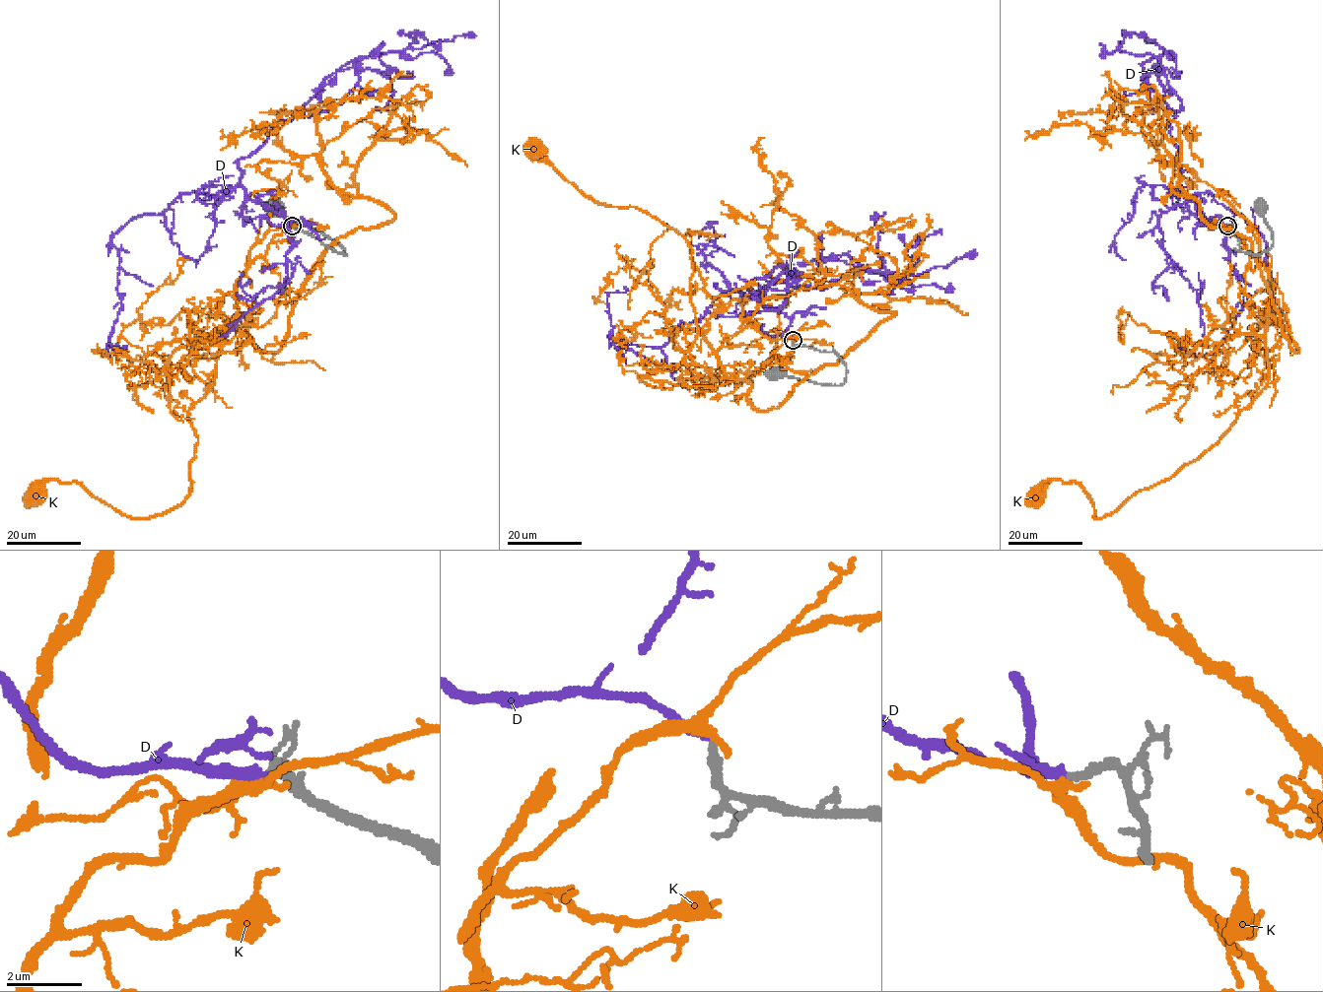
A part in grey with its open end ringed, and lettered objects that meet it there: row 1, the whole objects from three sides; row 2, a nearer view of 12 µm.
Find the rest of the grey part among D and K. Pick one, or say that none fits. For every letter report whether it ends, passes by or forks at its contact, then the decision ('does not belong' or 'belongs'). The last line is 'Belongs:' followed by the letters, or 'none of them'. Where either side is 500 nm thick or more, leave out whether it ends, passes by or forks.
D: it ends there; belongs
K: it passes by; does not belong
Belongs: D

